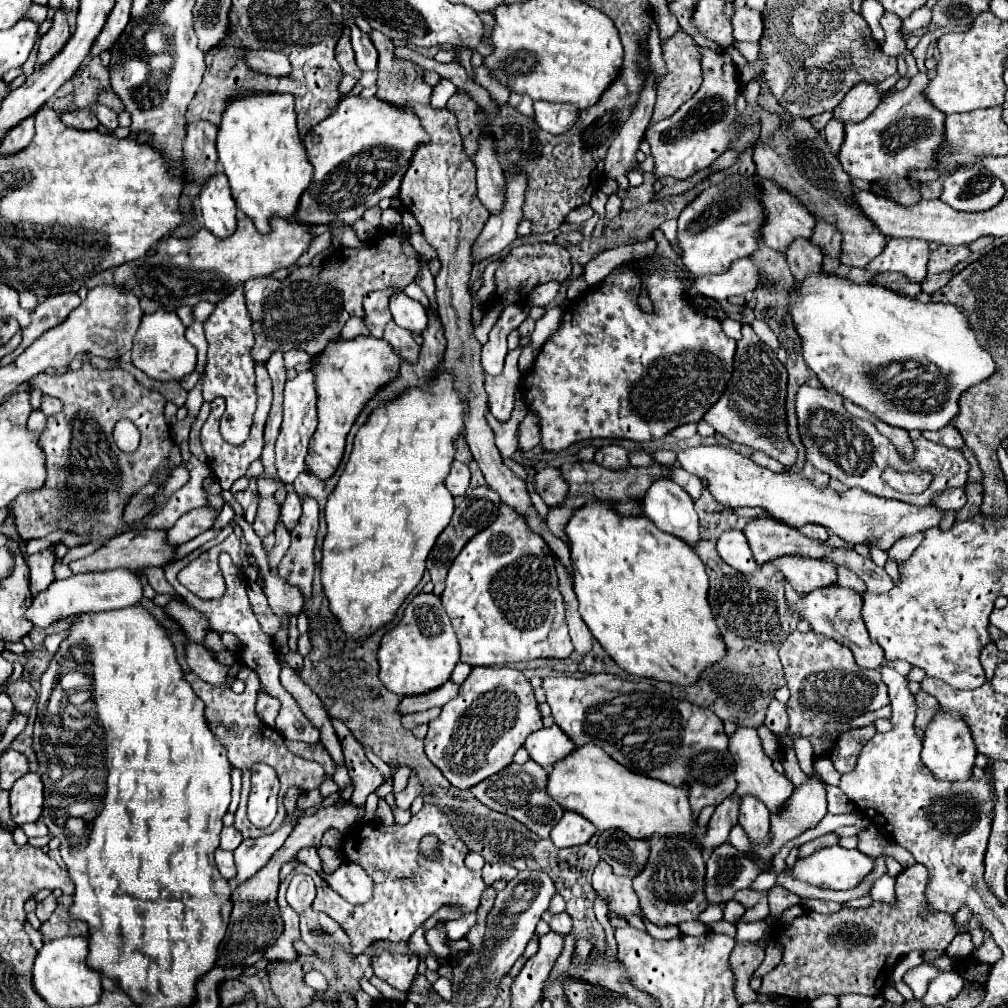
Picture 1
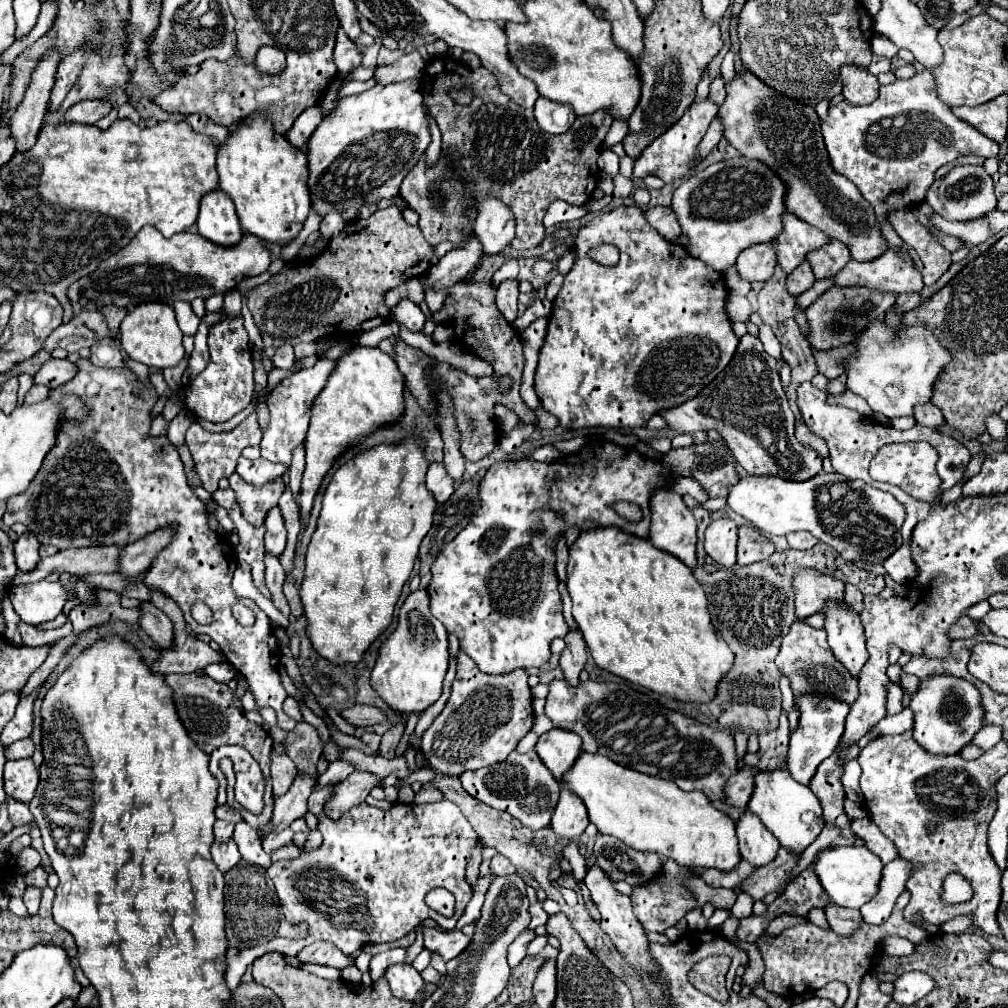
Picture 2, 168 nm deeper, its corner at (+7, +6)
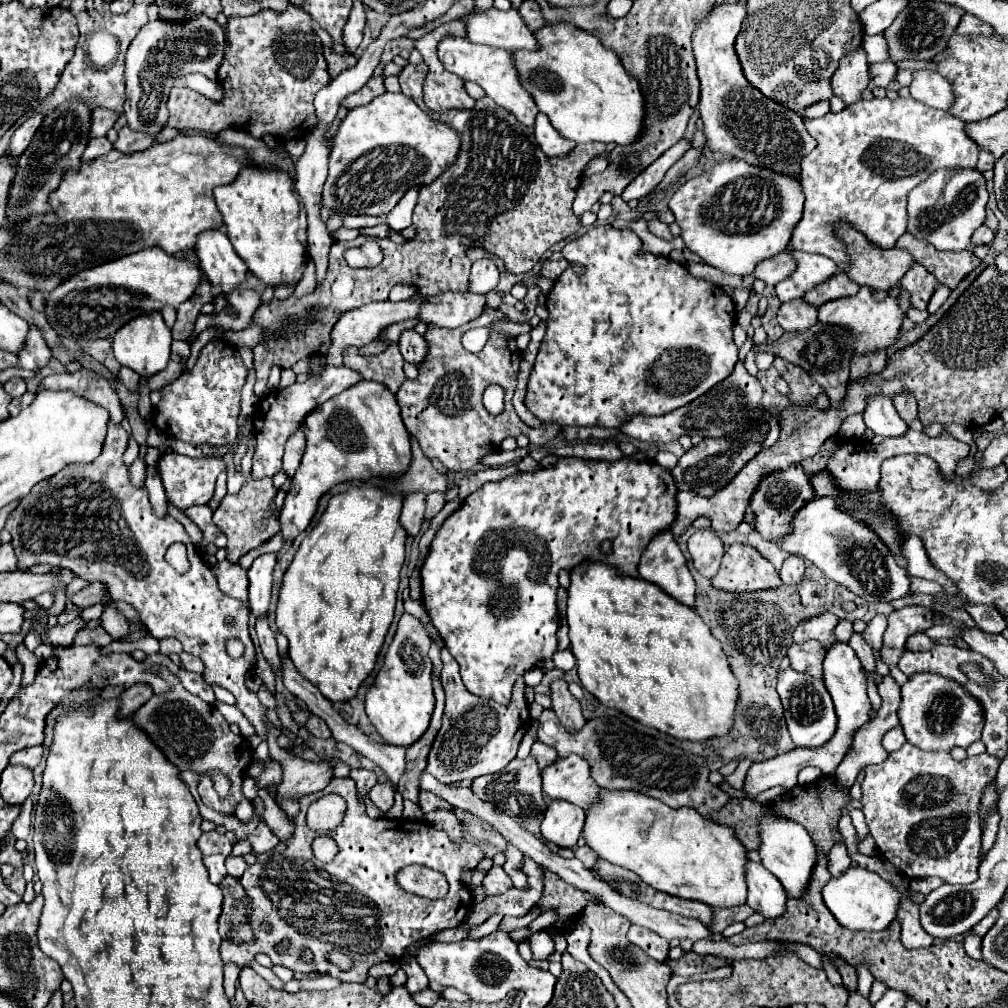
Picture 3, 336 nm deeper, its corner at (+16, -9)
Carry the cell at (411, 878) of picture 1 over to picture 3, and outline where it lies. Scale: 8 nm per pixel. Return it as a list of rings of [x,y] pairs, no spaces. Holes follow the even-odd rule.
[[[332,778],[324,790],[304,796],[304,800],[300,800],[300,814],[298,818],[292,818],[292,822],[296,824],[296,832],[286,842],[288,848],[266,862],[250,866],[240,878],[240,884],[252,898],[252,914],[248,920],[256,930],[256,940],[246,946],[230,946],[228,942],[222,942],[220,952],[224,964],[234,962],[236,966],[246,968],[254,962],[258,952],[264,952],[274,964],[282,964],[294,972],[328,972],[344,982],[364,982],[370,966],[398,962],[404,948],[412,942],[460,926],[472,910],[472,896],[470,890],[462,886],[460,872],[466,868],[472,870],[484,858],[483,851],[470,842],[464,842],[464,848],[456,848],[444,830],[438,830],[424,820],[372,820],[364,806],[356,802],[356,784],[352,778]],[[332,792],[346,800],[346,814],[340,826],[332,830],[332,838],[340,850],[332,862],[324,864],[316,860],[312,852],[312,840],[318,834],[306,826],[304,818],[314,800]],[[408,864],[428,866],[446,874],[450,882],[446,898],[428,900],[404,892],[396,884],[394,874]],[[300,916],[308,916],[308,928],[304,926],[306,922],[298,922]],[[258,922],[268,922],[270,930],[260,930]],[[284,938],[292,940],[292,948],[278,954],[274,946]],[[304,948],[314,954],[314,964],[308,964],[302,958]],[[334,950],[352,958],[350,970],[340,970],[336,964],[328,962],[326,956]]]

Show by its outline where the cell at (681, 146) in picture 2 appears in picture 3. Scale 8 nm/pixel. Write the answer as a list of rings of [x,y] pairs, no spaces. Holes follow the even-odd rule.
[[[682,138],[678,144],[674,144],[668,152],[664,152],[656,162],[652,162],[644,172],[640,172],[622,192],[622,198],[626,202],[630,200],[642,200],[650,192],[656,190],[656,186],[662,182],[664,174],[684,156],[684,152],[690,148],[690,140]]]

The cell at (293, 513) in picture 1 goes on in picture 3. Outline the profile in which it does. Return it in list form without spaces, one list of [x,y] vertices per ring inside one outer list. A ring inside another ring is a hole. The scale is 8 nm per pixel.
[[[262,554],[254,560],[252,568],[248,570],[248,578],[250,578],[248,598],[250,598],[250,610],[254,612],[254,616],[262,616],[268,612],[274,566],[276,566],[276,554]]]

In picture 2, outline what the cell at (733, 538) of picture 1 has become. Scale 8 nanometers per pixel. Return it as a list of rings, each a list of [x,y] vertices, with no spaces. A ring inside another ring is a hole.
[[[715,519],[705,529],[705,553],[723,567],[735,565],[737,525],[731,519]]]

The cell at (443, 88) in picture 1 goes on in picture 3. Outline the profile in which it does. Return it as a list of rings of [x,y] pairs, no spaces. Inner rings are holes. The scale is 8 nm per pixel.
[[[410,188],[408,194],[404,194],[404,198],[396,204],[396,208],[382,218],[382,222],[396,232],[408,228],[412,224],[412,210],[416,206],[416,200],[418,200],[418,188],[416,190]]]

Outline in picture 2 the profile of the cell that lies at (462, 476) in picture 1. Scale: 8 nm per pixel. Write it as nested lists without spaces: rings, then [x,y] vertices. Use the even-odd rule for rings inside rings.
[[[433,463],[429,465],[427,471],[427,489],[429,493],[433,493],[433,499],[441,505],[445,503],[451,495],[453,495],[453,479],[447,475],[443,463]]]

